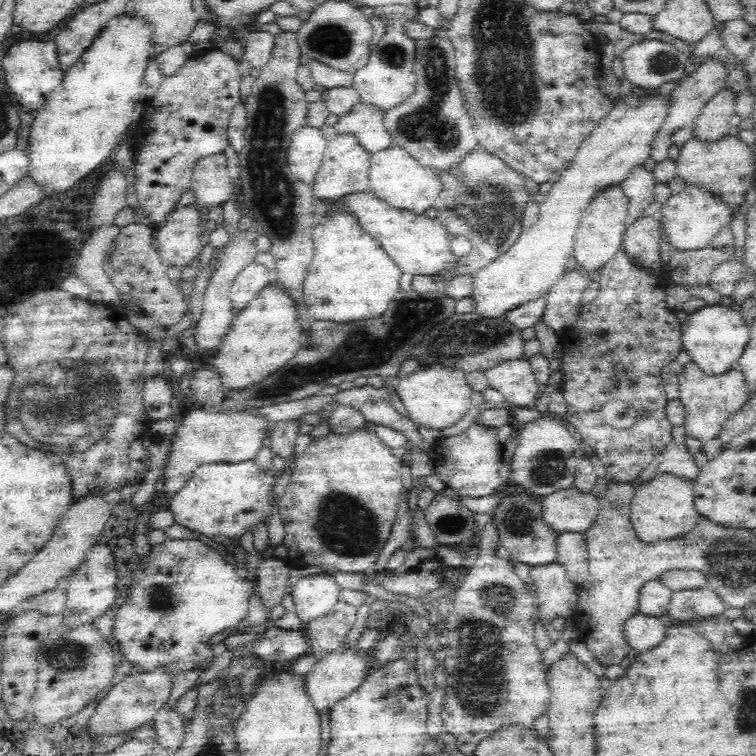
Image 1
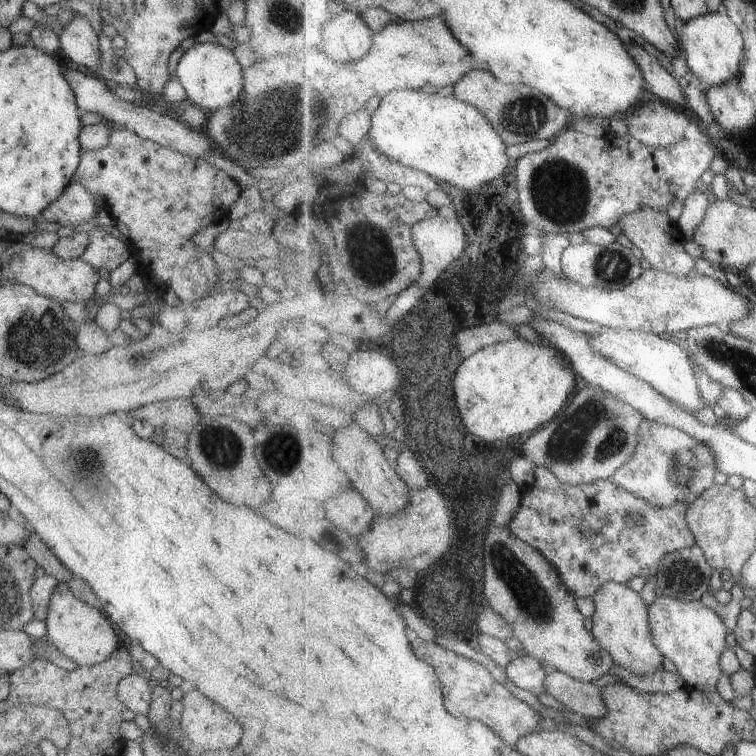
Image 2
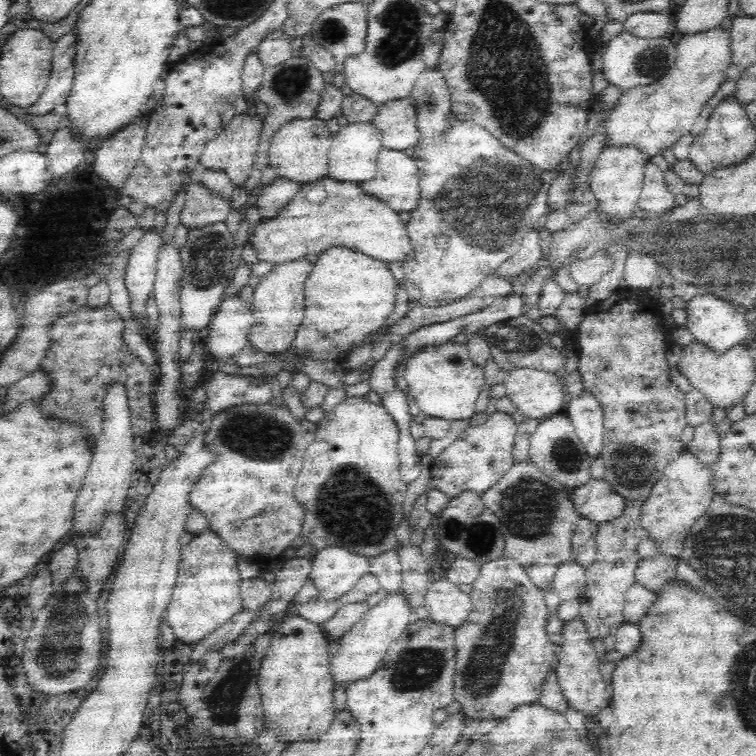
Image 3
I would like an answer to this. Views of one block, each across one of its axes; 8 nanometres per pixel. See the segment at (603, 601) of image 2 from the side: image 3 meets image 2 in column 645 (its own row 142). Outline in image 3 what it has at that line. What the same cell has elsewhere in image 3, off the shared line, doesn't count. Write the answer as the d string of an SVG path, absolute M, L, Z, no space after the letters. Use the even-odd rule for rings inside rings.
M720 25L704 34L692 34L676 38L676 64L666 72L663 78L649 85L636 86L627 90L614 102L614 106L608 110L603 118L603 134L605 140L603 146L632 146L638 153L642 153L646 159L658 154L668 154L668 150L678 140L691 133L691 129L707 101L725 83L725 71L729 66L730 36L728 30Z

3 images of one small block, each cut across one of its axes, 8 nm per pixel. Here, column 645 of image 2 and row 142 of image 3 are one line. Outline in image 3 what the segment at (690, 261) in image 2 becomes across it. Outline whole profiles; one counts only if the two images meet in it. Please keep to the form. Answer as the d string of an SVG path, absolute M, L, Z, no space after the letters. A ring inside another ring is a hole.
M247 113L235 115L224 127L221 134L207 143L200 156L200 162L206 170L222 171L228 175L234 186L242 186L253 169L253 155L257 152L261 140L261 127L264 119L249 116Z

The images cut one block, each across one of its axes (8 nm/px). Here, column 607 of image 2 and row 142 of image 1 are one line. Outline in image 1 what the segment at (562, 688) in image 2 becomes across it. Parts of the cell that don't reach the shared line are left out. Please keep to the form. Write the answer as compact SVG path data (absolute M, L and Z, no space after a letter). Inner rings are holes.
M722 89L712 96L693 122L694 132L691 139L714 144L728 135L736 99L730 89Z

